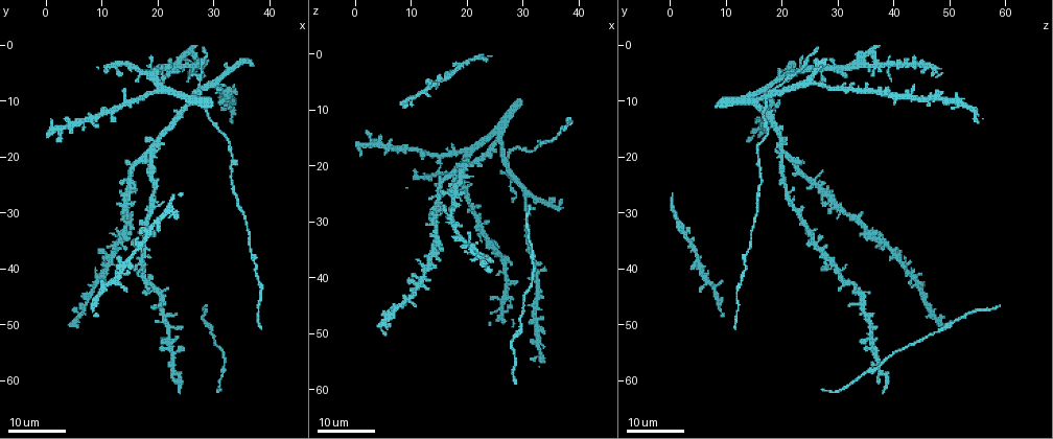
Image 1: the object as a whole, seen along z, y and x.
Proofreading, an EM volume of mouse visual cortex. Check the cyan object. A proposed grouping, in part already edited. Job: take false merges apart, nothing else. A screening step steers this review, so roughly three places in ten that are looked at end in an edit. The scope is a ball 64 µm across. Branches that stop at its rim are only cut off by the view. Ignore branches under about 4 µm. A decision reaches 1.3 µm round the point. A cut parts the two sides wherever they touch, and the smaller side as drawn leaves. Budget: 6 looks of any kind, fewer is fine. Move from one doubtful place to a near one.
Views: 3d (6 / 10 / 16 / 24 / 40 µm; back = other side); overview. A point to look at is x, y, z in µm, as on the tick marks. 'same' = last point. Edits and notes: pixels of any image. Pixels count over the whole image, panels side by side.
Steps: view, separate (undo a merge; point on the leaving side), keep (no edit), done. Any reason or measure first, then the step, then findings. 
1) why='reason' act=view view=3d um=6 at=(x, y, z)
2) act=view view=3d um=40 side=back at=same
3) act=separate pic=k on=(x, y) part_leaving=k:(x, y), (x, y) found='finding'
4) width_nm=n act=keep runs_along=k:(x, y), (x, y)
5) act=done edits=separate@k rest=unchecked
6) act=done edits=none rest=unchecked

act=view view=3d um=16 at=(32.0, 55.5, 39.0)

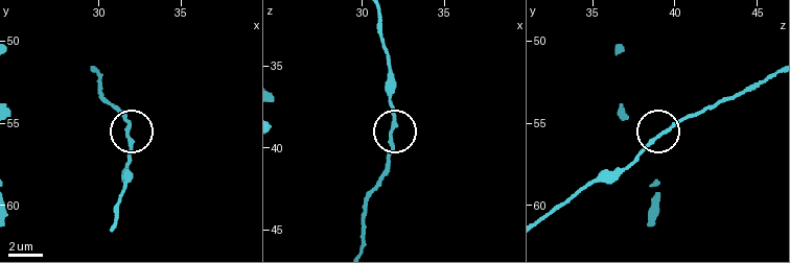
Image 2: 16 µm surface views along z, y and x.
act=view view=3d um=6 at=(31.6, 55.5, 39.3)

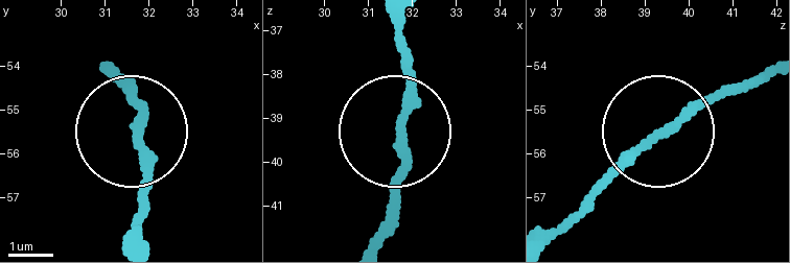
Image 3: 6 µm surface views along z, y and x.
act=keep found='continuous, no second neuron'

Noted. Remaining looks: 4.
why='thick turns thin' act=view view=3d um=24 at=(29.0, 49.5, 50.5)

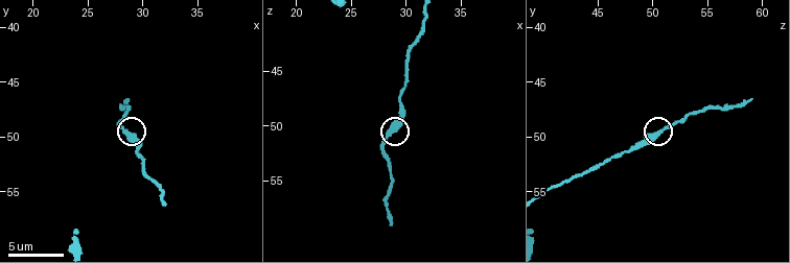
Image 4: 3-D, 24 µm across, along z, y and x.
act=view view=3d um=10 at=(28.6, 49.8, 50.6)

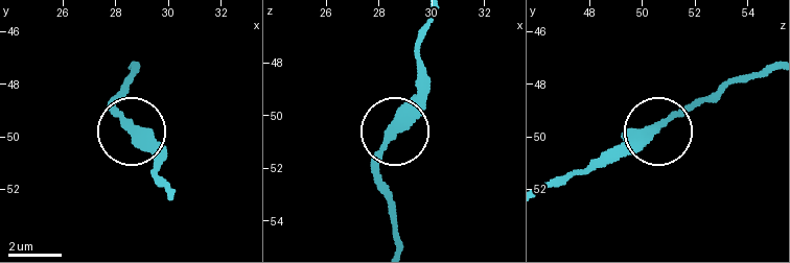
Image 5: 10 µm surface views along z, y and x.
act=keep found='all the same neuron'

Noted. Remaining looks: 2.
act=view view=3d um=24 at=(22.5, 55.0, 36.5)

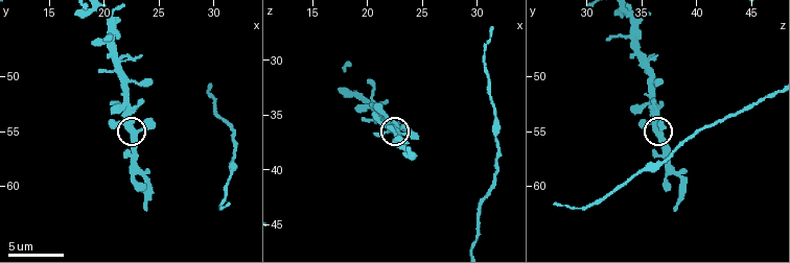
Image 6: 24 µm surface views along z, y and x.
act=view view=3d um=10 at=(23.0, 55.2, 36.6)

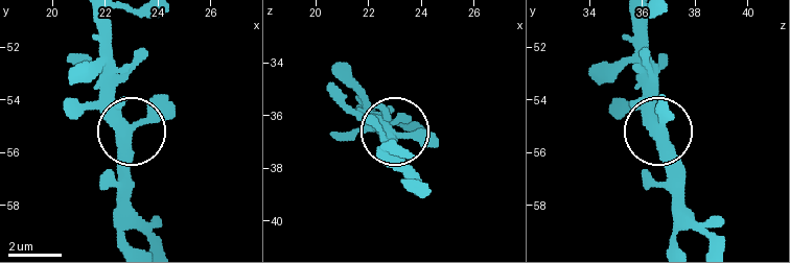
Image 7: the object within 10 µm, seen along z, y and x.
width_nm=370 act=keep runs_along=7:(101, 22), (109, 103), (129, 137), (129, 215) found='one neuron here'

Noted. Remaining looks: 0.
act=done edits=none rest=unchecked

